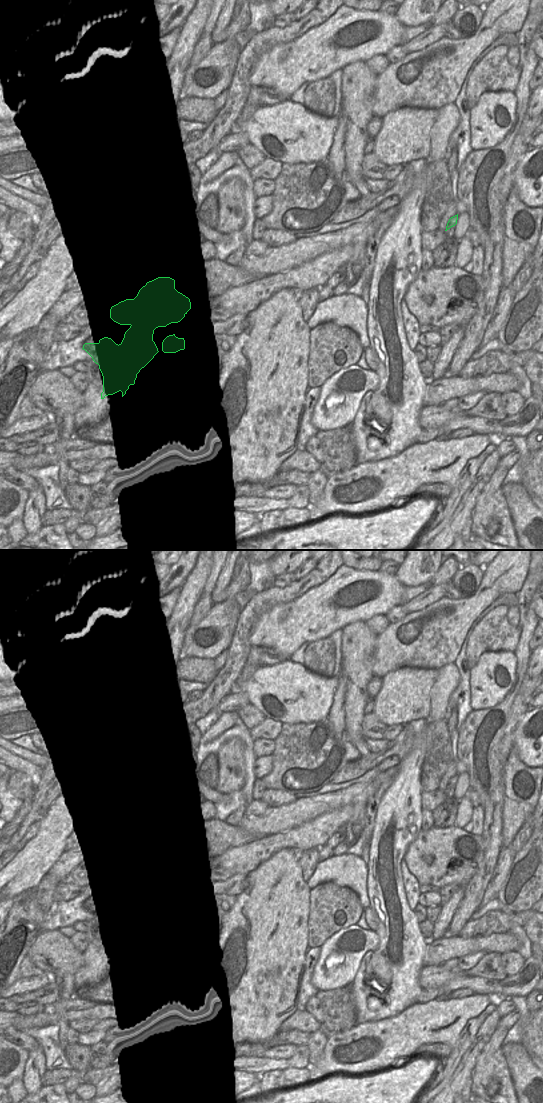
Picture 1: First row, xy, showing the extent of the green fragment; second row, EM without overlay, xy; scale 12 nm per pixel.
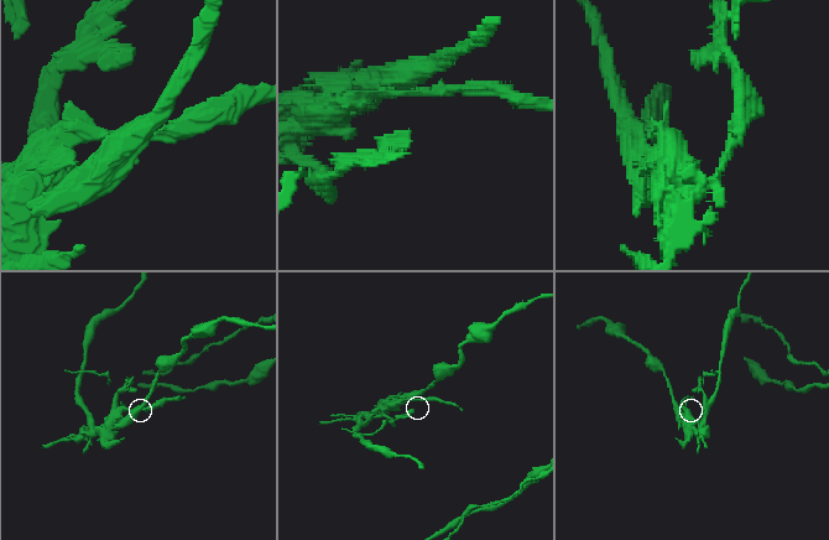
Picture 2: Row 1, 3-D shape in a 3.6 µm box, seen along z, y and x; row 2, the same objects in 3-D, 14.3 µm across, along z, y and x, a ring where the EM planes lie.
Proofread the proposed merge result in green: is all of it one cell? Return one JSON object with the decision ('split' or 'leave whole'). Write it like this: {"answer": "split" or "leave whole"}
{"answer": "split"}

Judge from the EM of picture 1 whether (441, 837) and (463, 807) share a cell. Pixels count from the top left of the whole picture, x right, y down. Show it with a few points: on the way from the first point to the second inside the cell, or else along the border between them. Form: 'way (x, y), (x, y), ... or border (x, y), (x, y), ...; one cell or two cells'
border (455, 825), (462, 829); two cells

